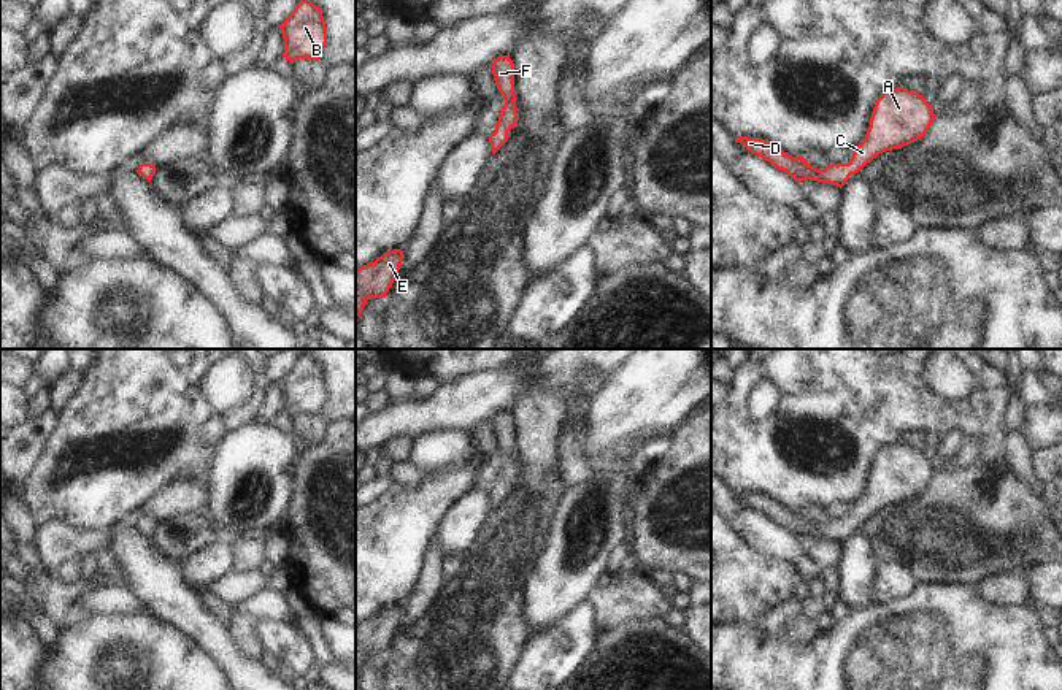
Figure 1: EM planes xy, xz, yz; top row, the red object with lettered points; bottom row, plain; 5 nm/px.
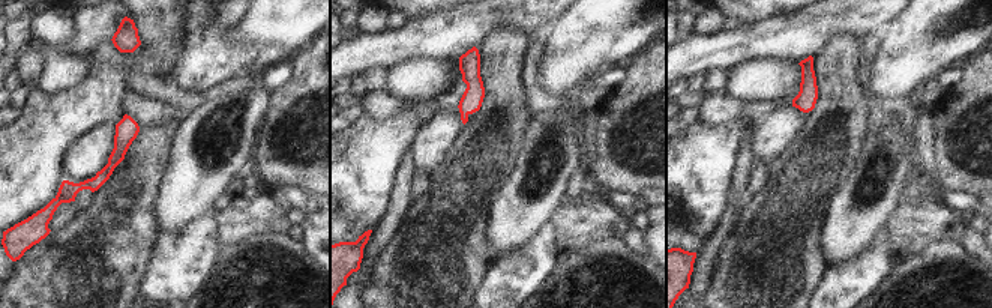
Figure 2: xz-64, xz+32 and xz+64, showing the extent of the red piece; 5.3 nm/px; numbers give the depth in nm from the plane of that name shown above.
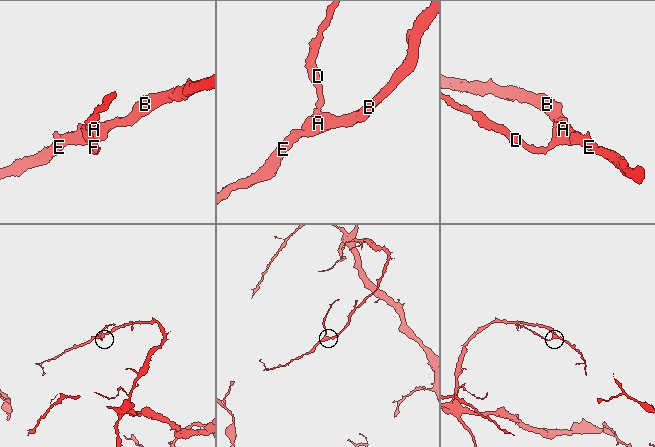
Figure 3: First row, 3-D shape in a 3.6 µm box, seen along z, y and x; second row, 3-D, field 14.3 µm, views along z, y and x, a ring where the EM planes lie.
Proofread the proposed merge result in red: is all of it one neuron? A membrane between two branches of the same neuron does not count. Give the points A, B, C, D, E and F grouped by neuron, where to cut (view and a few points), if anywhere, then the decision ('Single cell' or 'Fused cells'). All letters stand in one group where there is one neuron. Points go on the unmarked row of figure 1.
Groups: A B C D E F. No split. Single cell

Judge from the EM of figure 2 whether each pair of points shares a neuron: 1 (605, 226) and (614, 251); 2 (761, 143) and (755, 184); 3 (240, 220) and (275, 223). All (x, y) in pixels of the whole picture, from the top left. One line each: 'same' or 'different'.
1: different
2: different
3: same

